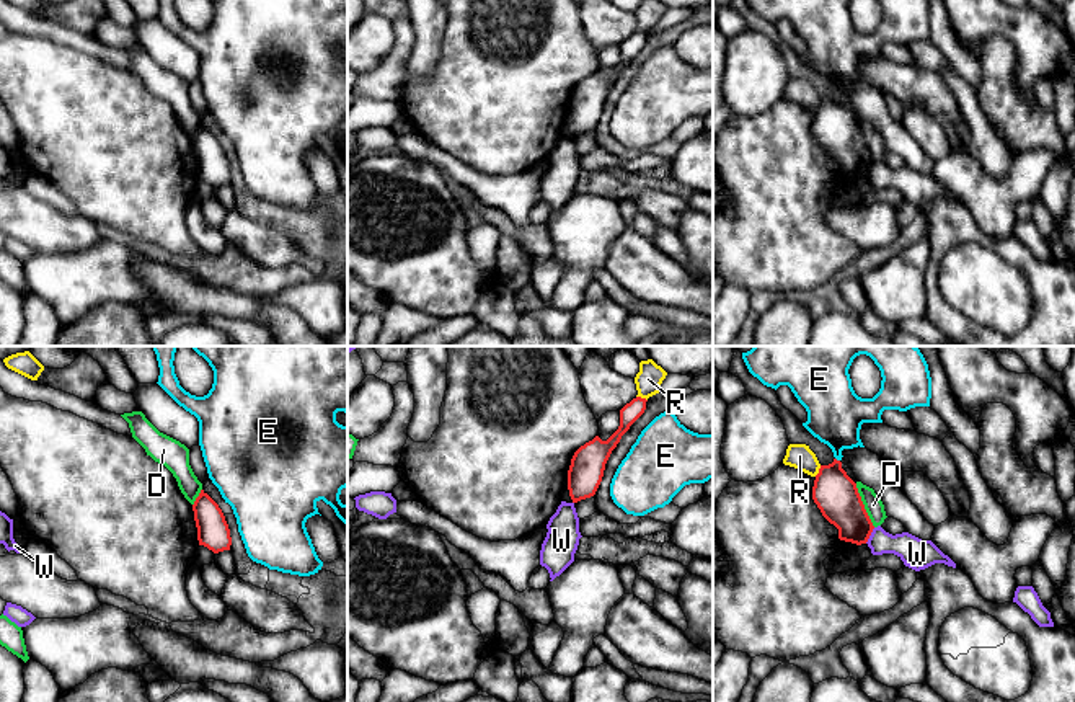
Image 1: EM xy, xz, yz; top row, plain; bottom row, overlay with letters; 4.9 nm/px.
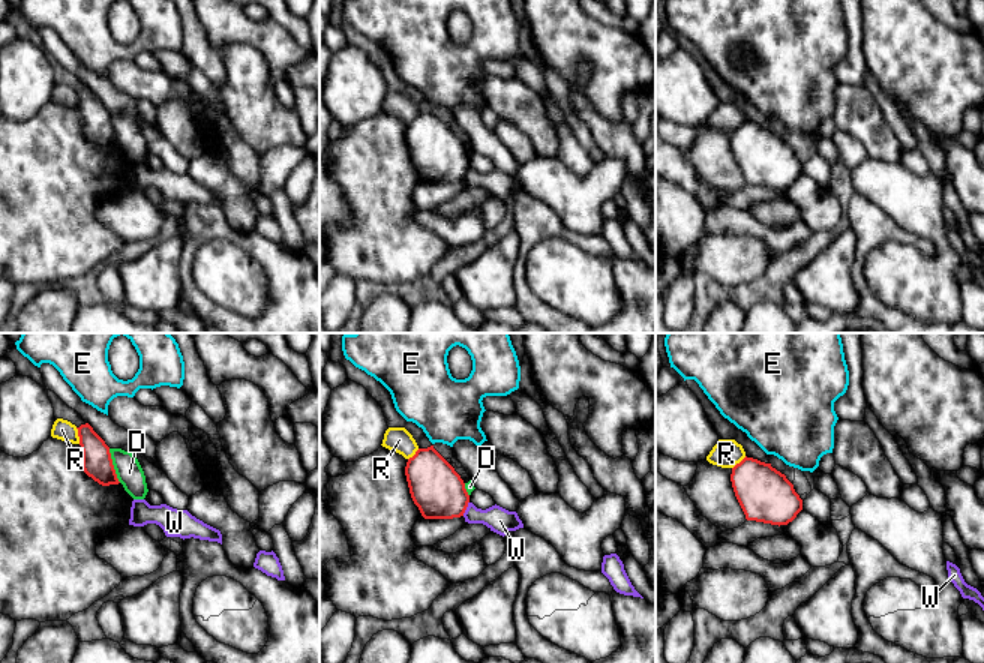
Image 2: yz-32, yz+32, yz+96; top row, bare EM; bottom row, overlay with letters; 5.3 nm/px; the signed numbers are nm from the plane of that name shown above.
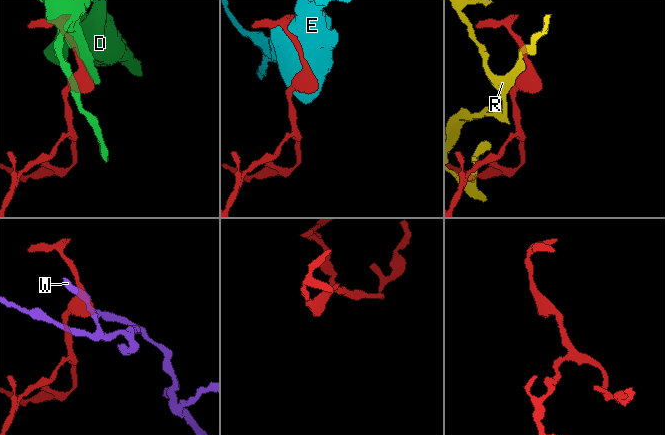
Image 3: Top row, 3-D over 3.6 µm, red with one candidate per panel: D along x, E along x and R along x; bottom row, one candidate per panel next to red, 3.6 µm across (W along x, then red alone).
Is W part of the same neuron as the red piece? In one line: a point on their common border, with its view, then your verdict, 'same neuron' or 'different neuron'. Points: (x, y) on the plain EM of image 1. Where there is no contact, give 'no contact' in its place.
yz (870, 168) | different neuron

